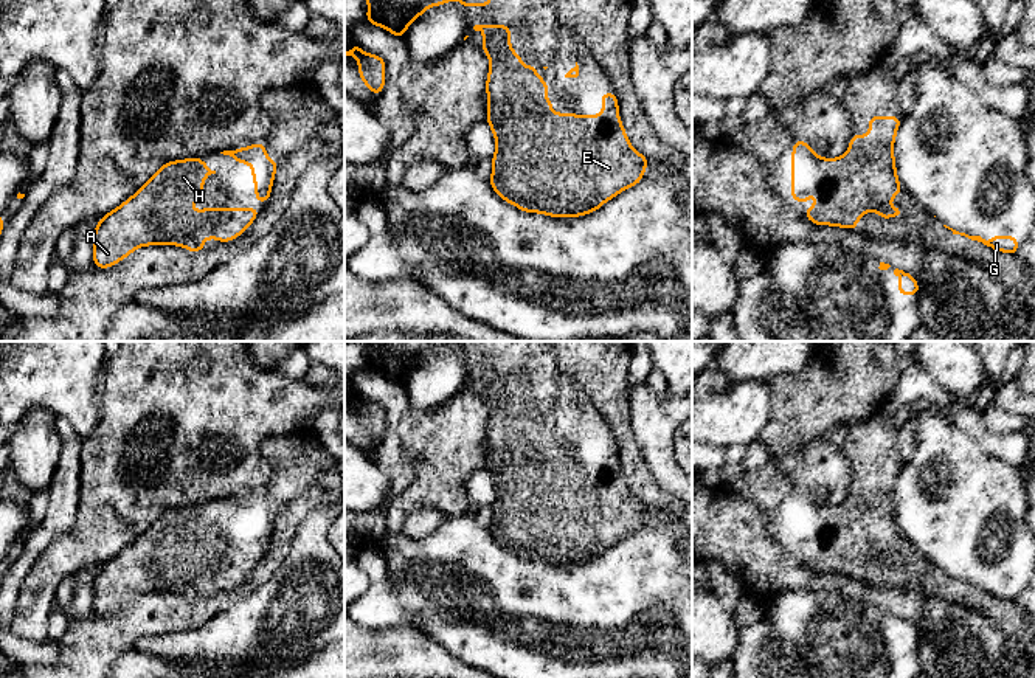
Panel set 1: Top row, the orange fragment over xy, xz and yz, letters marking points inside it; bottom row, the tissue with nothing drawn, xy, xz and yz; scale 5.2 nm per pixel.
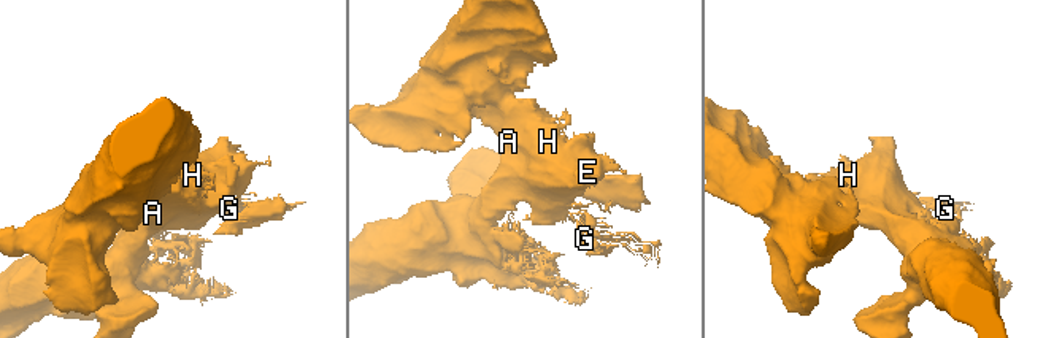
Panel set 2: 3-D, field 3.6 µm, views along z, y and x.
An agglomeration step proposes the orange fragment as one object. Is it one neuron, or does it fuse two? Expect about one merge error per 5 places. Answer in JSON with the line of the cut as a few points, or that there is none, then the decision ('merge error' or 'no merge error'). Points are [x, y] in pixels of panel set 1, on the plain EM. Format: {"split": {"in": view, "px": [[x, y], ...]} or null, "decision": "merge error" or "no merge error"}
{"split": null, "decision": "no merge error"}

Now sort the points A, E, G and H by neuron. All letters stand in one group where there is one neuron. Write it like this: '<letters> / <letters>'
A E G H

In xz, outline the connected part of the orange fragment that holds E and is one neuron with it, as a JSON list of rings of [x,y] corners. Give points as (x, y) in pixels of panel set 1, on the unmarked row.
[[[475,372],[473,377],[484,380],[483,399],[490,408],[487,472],[497,498],[489,531],[500,546],[526,560],[577,565],[599,557],[641,529],[649,509],[625,483],[614,439],[602,441],[602,462],[554,461],[552,447],[543,444],[549,441],[549,433],[535,420],[534,411],[524,416],[523,406],[511,396],[509,372]]]

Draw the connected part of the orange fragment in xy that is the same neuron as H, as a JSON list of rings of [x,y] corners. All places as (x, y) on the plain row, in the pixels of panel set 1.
[[[200,504],[175,507],[163,512],[132,545],[116,557],[104,562],[93,579],[93,611],[109,616],[146,593],[178,593],[200,600],[206,585],[230,590],[241,583],[261,562],[256,555],[205,555],[191,559],[189,554],[205,543],[202,531],[211,518]]]

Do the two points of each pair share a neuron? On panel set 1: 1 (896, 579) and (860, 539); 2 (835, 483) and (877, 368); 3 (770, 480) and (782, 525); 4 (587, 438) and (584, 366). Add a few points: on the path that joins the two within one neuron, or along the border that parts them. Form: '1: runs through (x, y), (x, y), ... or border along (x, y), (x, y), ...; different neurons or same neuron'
1: runs through (885, 568), (869, 557), (869, 550); same neuron
2: runs through (820, 455), (820, 425), (849, 396); same neuron
3: runs through (771, 491), (778, 514); same neuron
4: border along (559, 366), (584, 390), (595, 407); different neurons

